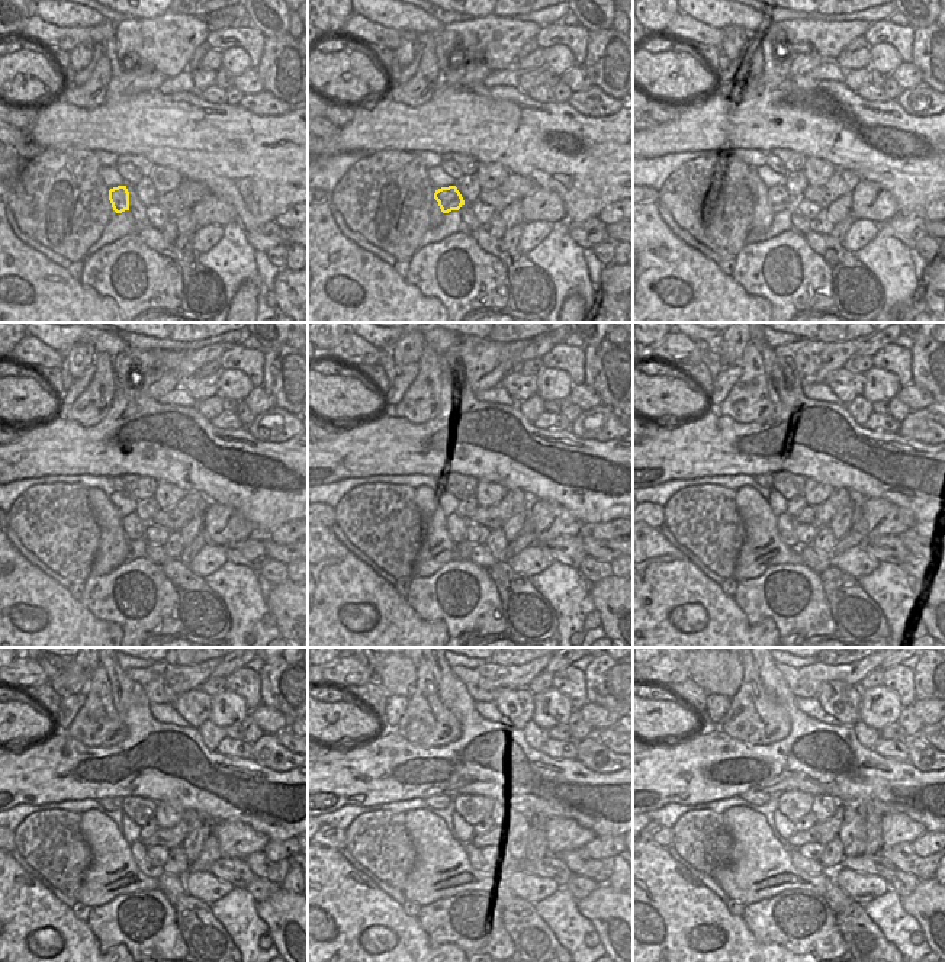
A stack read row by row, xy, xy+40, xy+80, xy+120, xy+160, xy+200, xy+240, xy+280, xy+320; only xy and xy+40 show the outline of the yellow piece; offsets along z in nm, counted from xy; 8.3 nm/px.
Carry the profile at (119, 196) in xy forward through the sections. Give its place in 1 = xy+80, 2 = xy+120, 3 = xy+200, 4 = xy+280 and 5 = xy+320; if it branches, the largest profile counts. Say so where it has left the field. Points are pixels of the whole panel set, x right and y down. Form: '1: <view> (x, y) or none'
1: xy+80 (780, 199)
2: xy+120 (134, 525)
3: xy+200 (786, 524)
4: xy+280 (475, 858)
5: xy+320 (812, 866)

